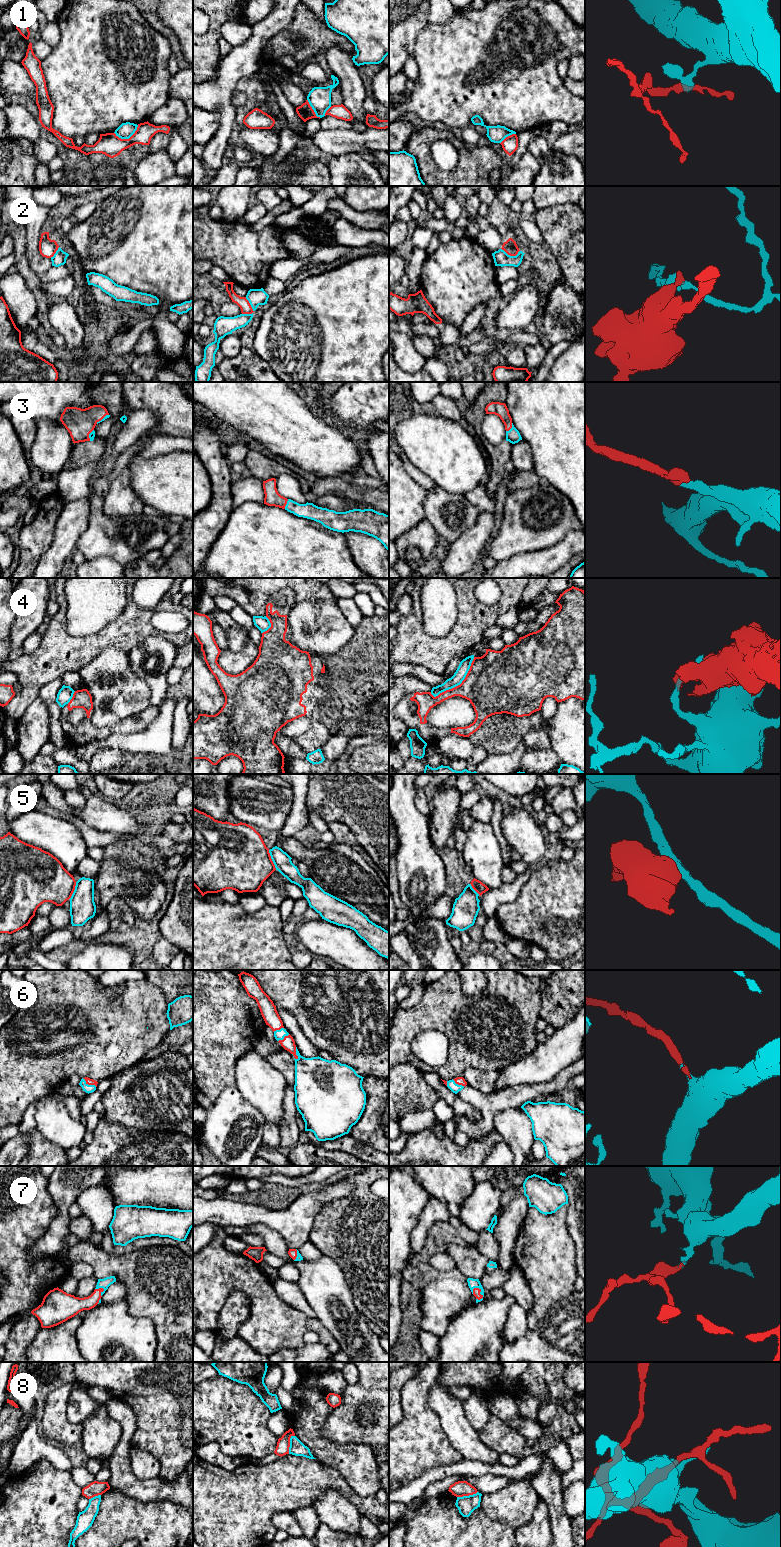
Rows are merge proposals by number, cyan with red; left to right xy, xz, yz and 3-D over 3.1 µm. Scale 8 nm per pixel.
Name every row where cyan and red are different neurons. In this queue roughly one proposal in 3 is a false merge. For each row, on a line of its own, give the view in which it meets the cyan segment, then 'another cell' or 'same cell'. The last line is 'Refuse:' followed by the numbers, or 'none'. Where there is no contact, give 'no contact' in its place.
1: contact in xy; another cell
2: contact in xz; another cell
3: contact in yz; same cell
4: contact in yz; another cell
5: contact in xz; another cell
6: contact in xz; same cell
7: contact in yz; same cell
8: contact in xz; another cell
Refuse: 1, 2, 4, 5, 8

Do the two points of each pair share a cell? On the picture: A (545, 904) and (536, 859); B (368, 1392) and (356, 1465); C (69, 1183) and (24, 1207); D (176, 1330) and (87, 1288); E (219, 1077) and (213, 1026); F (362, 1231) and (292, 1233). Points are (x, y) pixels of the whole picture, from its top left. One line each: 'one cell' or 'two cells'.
A: two cells
B: two cells
C: two cells
D: two cells
E: one cell
F: two cells

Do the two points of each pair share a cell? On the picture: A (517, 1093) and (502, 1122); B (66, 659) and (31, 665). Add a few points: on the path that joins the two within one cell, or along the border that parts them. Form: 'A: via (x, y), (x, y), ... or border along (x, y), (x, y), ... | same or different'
A: border along (520, 1106), (499, 1111), (494, 1116), (493, 1123) | different
B: via (57, 659), (51, 659), (40, 665) | same

